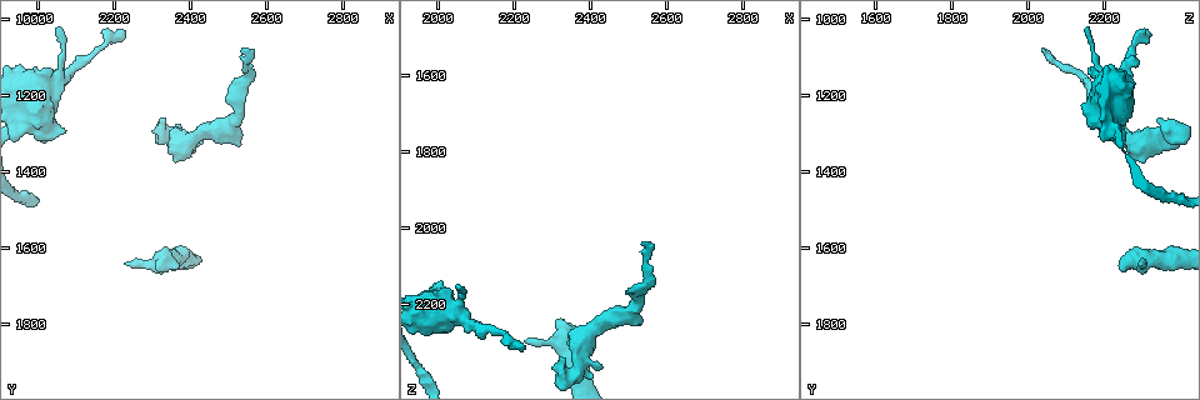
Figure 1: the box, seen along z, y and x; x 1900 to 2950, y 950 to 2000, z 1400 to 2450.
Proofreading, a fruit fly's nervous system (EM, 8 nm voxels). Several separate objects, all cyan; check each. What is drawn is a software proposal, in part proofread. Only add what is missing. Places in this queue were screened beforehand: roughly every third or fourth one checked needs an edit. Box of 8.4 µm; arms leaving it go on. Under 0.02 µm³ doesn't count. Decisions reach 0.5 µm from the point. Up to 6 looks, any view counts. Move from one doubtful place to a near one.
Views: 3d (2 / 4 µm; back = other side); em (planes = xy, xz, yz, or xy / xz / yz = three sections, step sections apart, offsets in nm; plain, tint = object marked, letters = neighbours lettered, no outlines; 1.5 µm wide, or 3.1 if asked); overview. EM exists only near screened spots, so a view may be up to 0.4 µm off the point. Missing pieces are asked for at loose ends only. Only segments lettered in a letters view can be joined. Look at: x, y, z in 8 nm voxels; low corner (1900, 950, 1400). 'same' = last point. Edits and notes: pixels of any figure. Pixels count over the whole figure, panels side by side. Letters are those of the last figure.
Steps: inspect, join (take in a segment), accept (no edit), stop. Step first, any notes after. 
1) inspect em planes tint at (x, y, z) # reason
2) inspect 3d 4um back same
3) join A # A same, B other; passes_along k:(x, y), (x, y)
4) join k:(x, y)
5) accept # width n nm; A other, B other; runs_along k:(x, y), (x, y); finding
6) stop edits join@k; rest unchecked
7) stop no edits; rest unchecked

inspect 3d 2um at (2225, 1030, 2305) # thin end

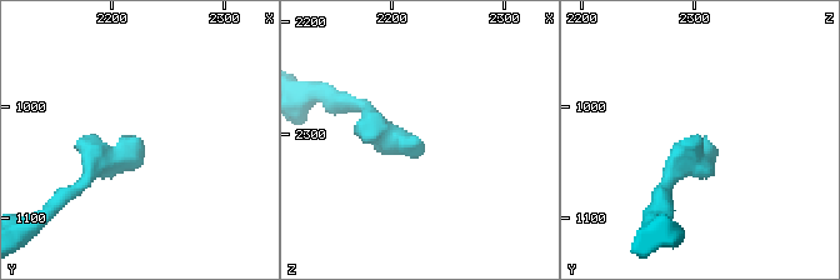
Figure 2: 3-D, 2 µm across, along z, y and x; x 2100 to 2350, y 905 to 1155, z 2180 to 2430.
inspect em yz step 4 tint at (2228, 1032, 2310)

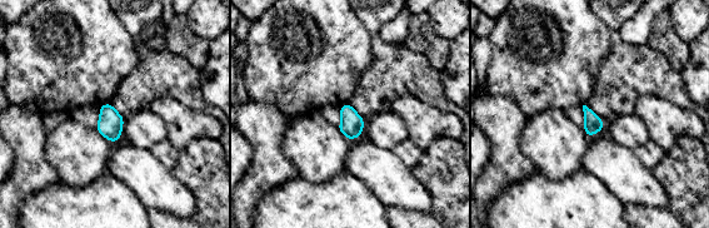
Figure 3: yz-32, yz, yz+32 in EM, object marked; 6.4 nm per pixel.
inspect em planes letters same

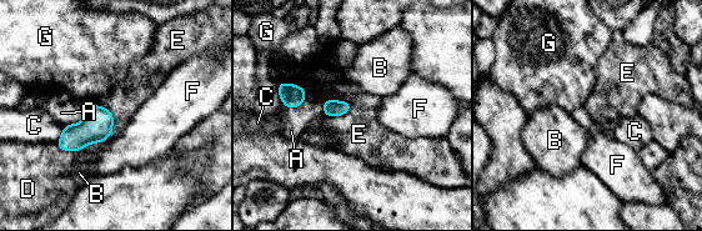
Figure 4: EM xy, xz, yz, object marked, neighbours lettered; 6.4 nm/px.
accept # width 110 nm; longest_contact E 200 nm; A other, B other, C other, D other, E other, F other, G other; no lettered segment goes on from it

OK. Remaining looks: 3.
inspect em planes letters at (2050, 1030, 2155) # an open end

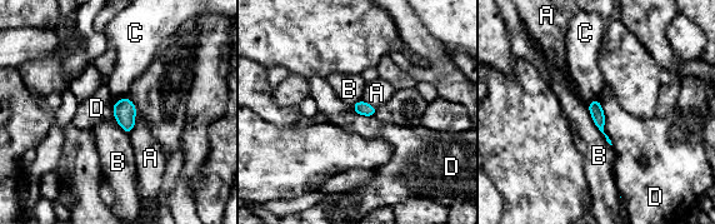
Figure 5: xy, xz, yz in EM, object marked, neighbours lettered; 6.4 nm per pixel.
accept # longest_contact B 320 nm; A other, B other, C other, D other; border 5:(604, 117), (604, 133), (613, 144); none of them fits

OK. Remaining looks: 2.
inspect 3d 4um at (2315, 1665, 2250) # thick end

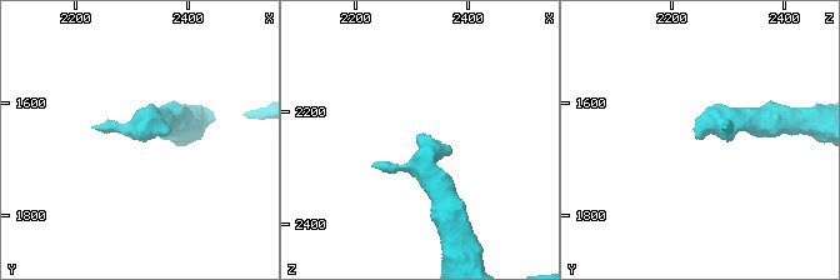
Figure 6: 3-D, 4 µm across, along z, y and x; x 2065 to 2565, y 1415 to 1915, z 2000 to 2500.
inspect em xy step 4 letters at (2320, 1660, 2240) # shape alone is not enough

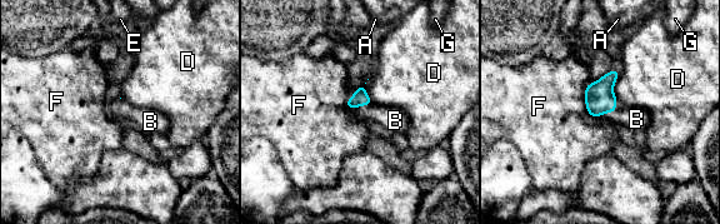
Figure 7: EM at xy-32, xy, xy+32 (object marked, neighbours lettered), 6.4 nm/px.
join 7:(395, 120) # A other, B same, D other, E other, F other, G other; passes_along 7:(360, 98), (360, 105), (395, 120); the neuron continues

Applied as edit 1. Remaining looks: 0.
stop edits join@7; rest unchecked

